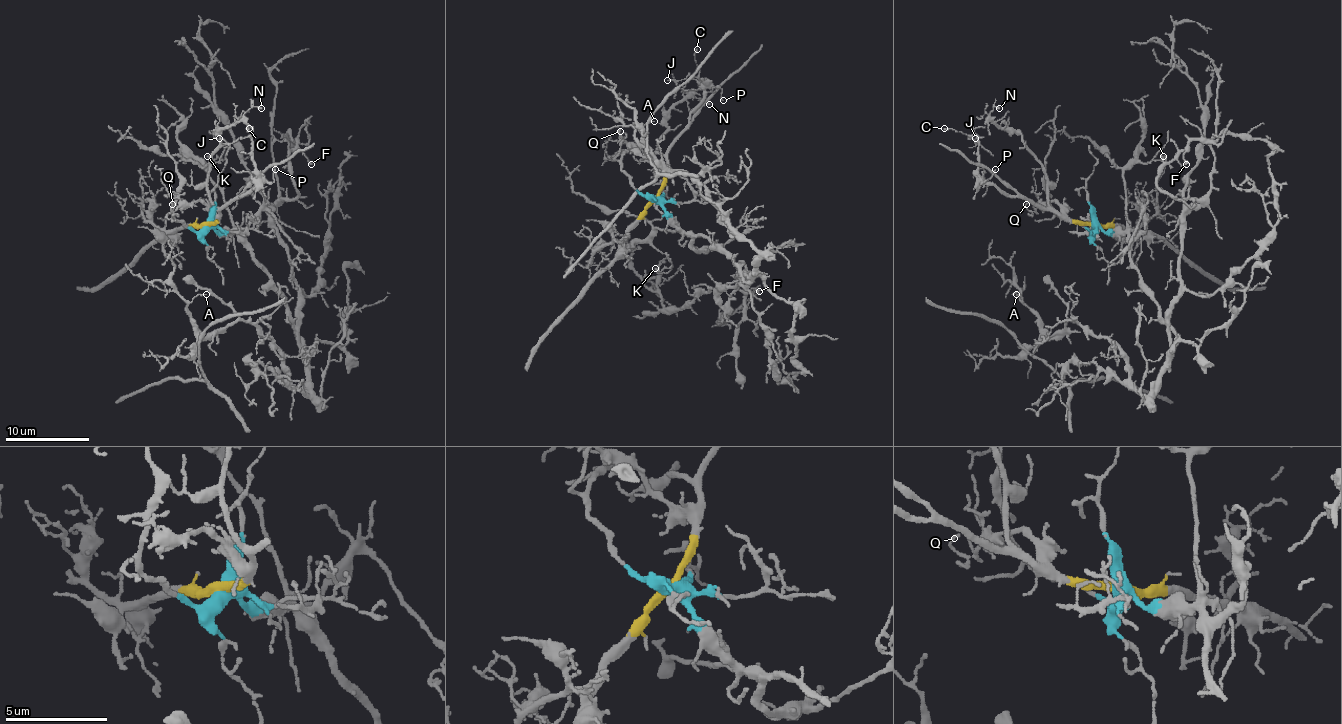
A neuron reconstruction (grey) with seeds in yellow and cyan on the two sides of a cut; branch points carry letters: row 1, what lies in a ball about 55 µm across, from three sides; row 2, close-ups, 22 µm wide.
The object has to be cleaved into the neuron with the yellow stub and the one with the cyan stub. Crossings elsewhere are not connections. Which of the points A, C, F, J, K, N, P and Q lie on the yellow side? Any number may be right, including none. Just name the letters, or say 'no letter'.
C, J, N, P, Q

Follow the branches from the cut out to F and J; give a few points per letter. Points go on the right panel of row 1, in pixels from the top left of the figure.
F: (1094, 223), (1128, 236), (1165, 322), (1180, 219), (1201, 204), (1157, 185), (1180, 152), (1186, 164)
J: (1094, 223), (1044, 211), (987, 183), (979, 169), (975, 137)

